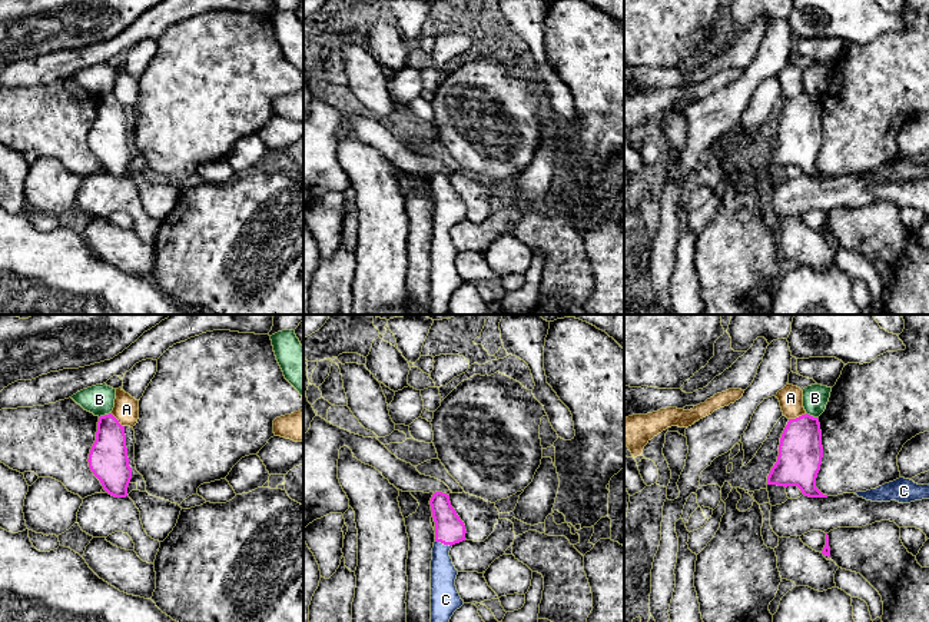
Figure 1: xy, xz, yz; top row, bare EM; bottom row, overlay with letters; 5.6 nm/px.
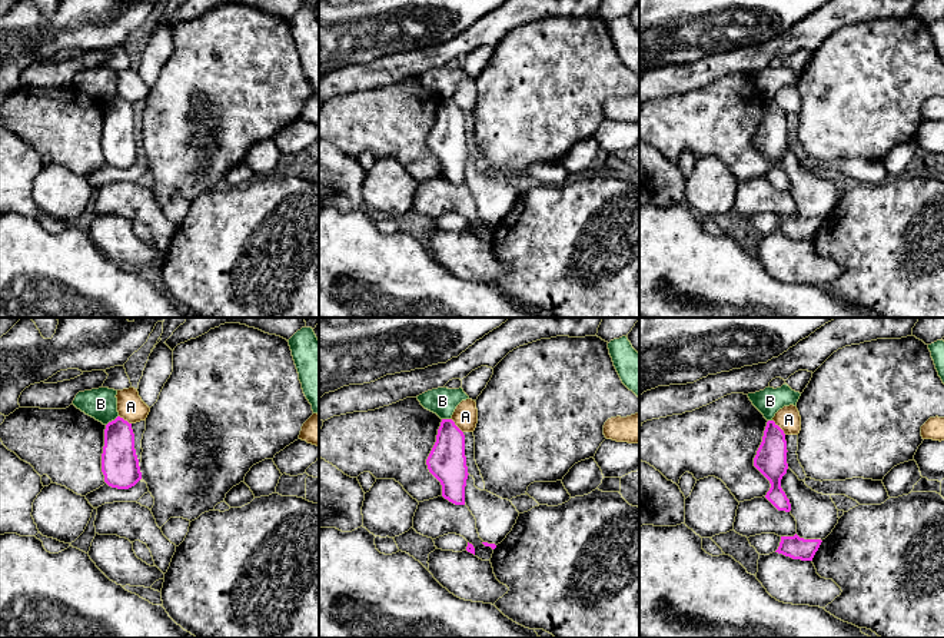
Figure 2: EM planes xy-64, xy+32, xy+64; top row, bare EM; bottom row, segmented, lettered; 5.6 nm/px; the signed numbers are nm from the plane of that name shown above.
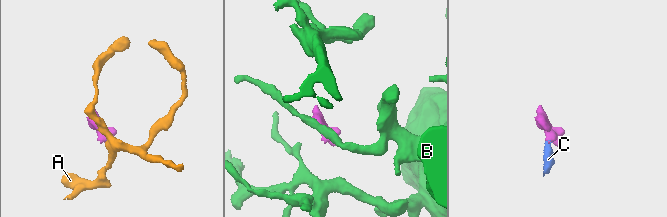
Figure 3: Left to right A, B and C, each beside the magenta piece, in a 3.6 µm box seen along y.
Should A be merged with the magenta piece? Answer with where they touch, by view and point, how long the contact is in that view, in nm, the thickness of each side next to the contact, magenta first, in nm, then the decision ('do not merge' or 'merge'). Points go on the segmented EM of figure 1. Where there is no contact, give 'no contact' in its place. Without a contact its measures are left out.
yz (798, 418) | 110 nm | 240/140 nm | do not merge

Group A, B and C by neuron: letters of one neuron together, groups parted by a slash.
A / B / C

